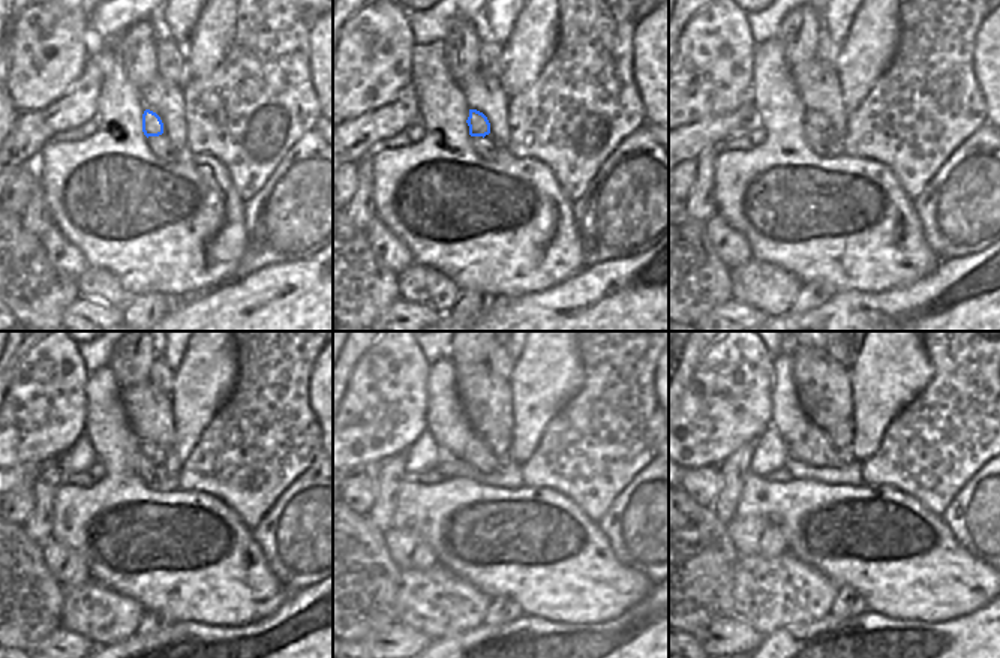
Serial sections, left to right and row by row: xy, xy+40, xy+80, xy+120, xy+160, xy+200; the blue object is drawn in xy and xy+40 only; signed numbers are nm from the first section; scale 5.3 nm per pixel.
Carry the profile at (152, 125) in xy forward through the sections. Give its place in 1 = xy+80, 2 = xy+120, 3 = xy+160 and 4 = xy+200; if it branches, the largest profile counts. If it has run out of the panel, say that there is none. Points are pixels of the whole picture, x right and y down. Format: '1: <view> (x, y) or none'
1: xy+80 (813, 119)
2: xy+120 (156, 454)
3: xy+160 (500, 447)
4: xy+200 (841, 436)

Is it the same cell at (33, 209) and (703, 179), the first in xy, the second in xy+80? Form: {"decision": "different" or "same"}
{"decision": "same"}

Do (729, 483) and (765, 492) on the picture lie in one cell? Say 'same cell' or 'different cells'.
different cells

